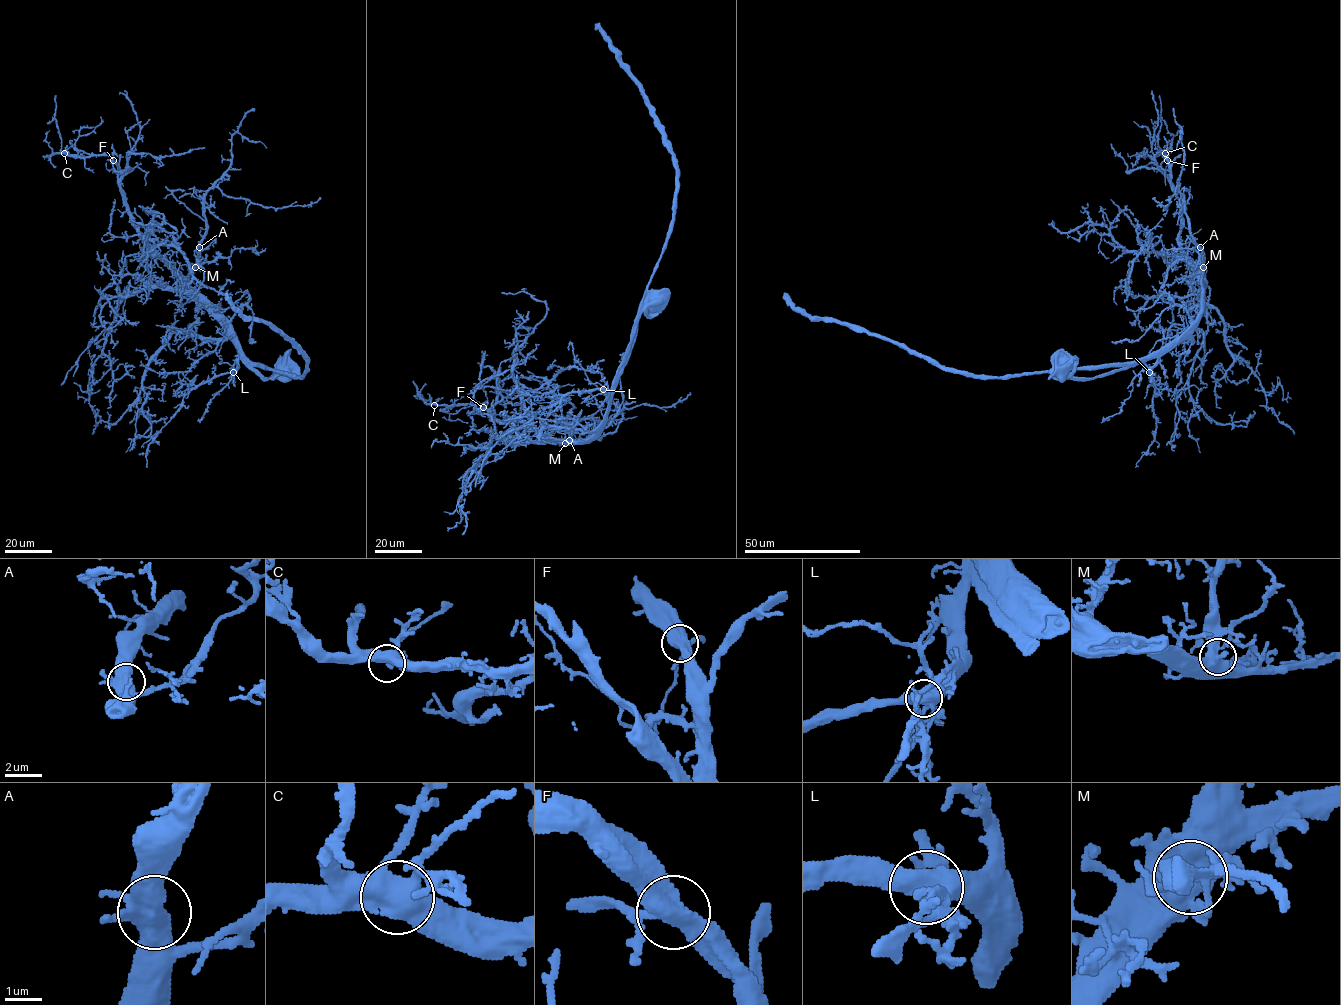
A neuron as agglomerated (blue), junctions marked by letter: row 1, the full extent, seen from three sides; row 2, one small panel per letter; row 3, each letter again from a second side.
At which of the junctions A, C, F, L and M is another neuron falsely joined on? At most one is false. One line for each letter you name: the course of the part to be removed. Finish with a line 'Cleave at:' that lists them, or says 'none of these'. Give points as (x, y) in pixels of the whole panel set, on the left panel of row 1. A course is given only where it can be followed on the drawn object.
Cleave at: none of these

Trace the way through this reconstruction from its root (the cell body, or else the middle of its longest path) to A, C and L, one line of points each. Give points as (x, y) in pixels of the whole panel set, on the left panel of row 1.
A: (284, 371), (264, 378), (254, 369), (240, 354), (232, 326), (189, 284), (199, 247)
C: (284, 371), (264, 378), (254, 369), (229, 329), (144, 243), (118, 165), (107, 155), (64, 153)
L: (284, 371), (264, 378), (240, 357), (233, 372)

